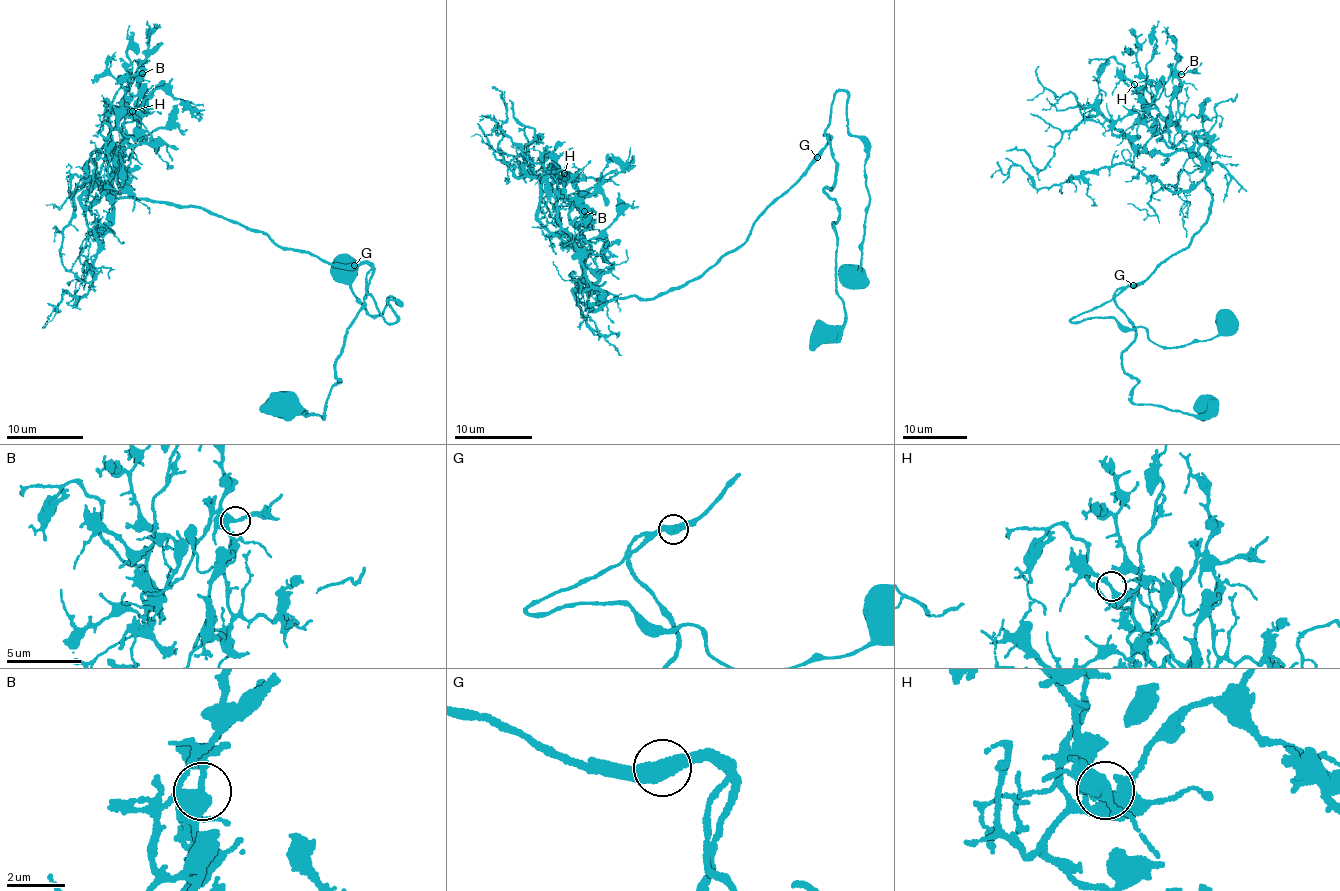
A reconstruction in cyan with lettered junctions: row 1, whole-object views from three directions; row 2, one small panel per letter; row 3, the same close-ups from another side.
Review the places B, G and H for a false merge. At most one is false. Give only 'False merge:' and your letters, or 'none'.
False merge: G

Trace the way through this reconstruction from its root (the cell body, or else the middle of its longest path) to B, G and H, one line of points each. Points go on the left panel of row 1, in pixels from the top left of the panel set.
B: (281, 408), (324, 419), (372, 268), (278, 246), (201, 208), (118, 198), (107, 156), (123, 174), (142, 73)
G: (281, 408), (325, 417), (325, 401), (340, 380), (334, 358), (373, 270), (354, 265)
H: (281, 408), (324, 419), (372, 268), (278, 246), (201, 208), (118, 198), (109, 116), (132, 111)

